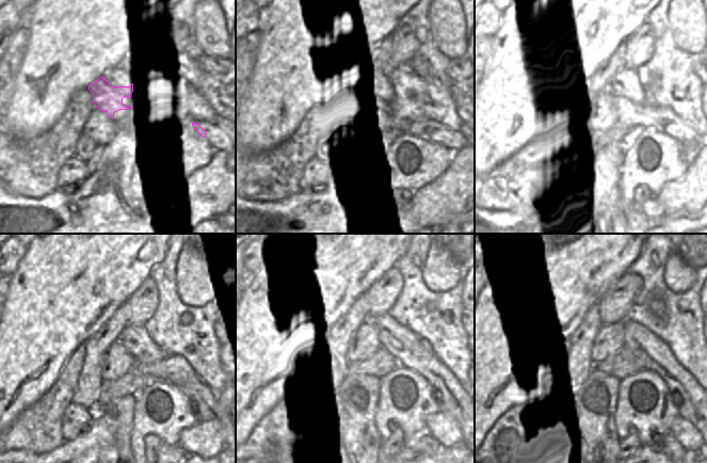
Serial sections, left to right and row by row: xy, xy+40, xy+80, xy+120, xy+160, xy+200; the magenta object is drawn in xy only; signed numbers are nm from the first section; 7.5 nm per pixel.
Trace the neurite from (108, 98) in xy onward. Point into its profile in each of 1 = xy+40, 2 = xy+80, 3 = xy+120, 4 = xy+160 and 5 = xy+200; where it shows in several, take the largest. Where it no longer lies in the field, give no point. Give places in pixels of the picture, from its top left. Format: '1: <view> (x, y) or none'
1: xy+40 (349, 100)
2: xy+80 (631, 115)
3: xy+120 (158, 363)
4: xy+160 (413, 352)
5: xy+200 (691, 401)

